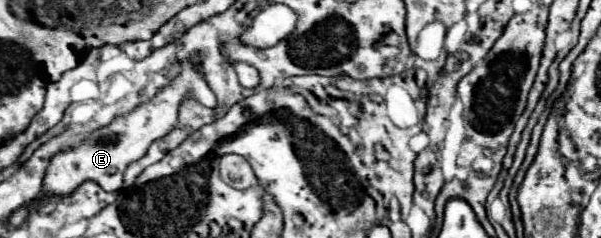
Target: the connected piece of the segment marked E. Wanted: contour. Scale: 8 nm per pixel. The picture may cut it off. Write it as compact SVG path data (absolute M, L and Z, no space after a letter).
M186 63L182 73L168 87L164 87L154 99L150 99L148 103L142 103L126 117L114 119L108 127L94 131L78 147L70 151L62 151L56 157L52 157L52 163L44 177L44 193L70 195L74 187L78 187L82 181L88 181L88 179L98 183L104 191L120 191L126 165L140 159L152 141L164 137L174 127L178 105L188 93L196 95L196 101L200 101L204 107L210 107L210 109L216 107L216 95L212 93L212 89L206 85L202 75L196 73L190 63Z

